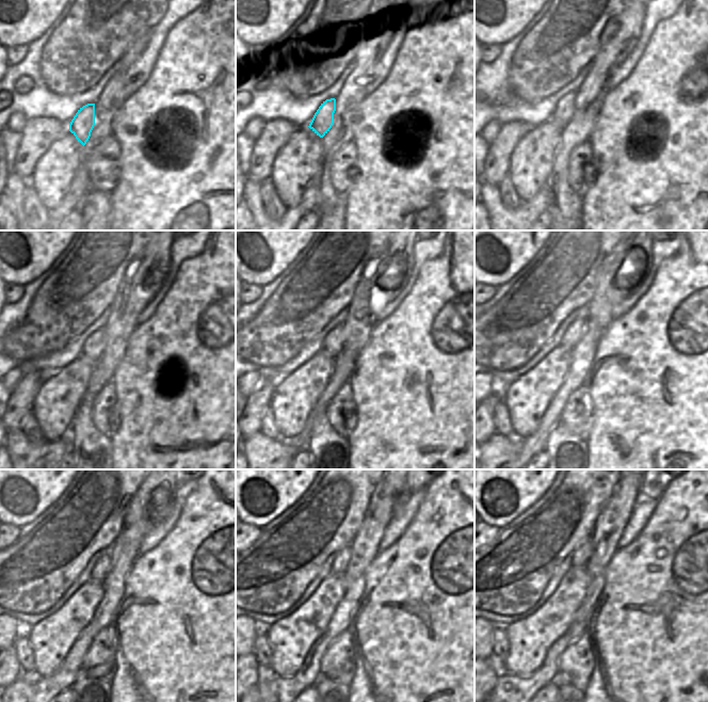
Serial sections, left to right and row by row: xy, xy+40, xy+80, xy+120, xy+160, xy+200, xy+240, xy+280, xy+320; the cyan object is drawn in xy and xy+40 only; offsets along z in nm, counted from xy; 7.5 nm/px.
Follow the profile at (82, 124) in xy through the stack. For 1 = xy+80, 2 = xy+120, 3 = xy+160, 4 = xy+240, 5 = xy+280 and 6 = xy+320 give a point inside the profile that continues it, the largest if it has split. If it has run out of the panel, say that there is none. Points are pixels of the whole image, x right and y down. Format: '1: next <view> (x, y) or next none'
1: next xy+80 (565, 108)
2: next xy+120 (94, 346)
3: next xy+160 (334, 342)
4: next xy+240 (101, 568)
5: next xy+280 (342, 557)
6: next xy+320 (580, 557)

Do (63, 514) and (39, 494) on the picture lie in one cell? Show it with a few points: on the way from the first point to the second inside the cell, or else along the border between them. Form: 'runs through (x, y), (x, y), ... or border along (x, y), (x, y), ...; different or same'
border along (70, 483), (53, 503); different

